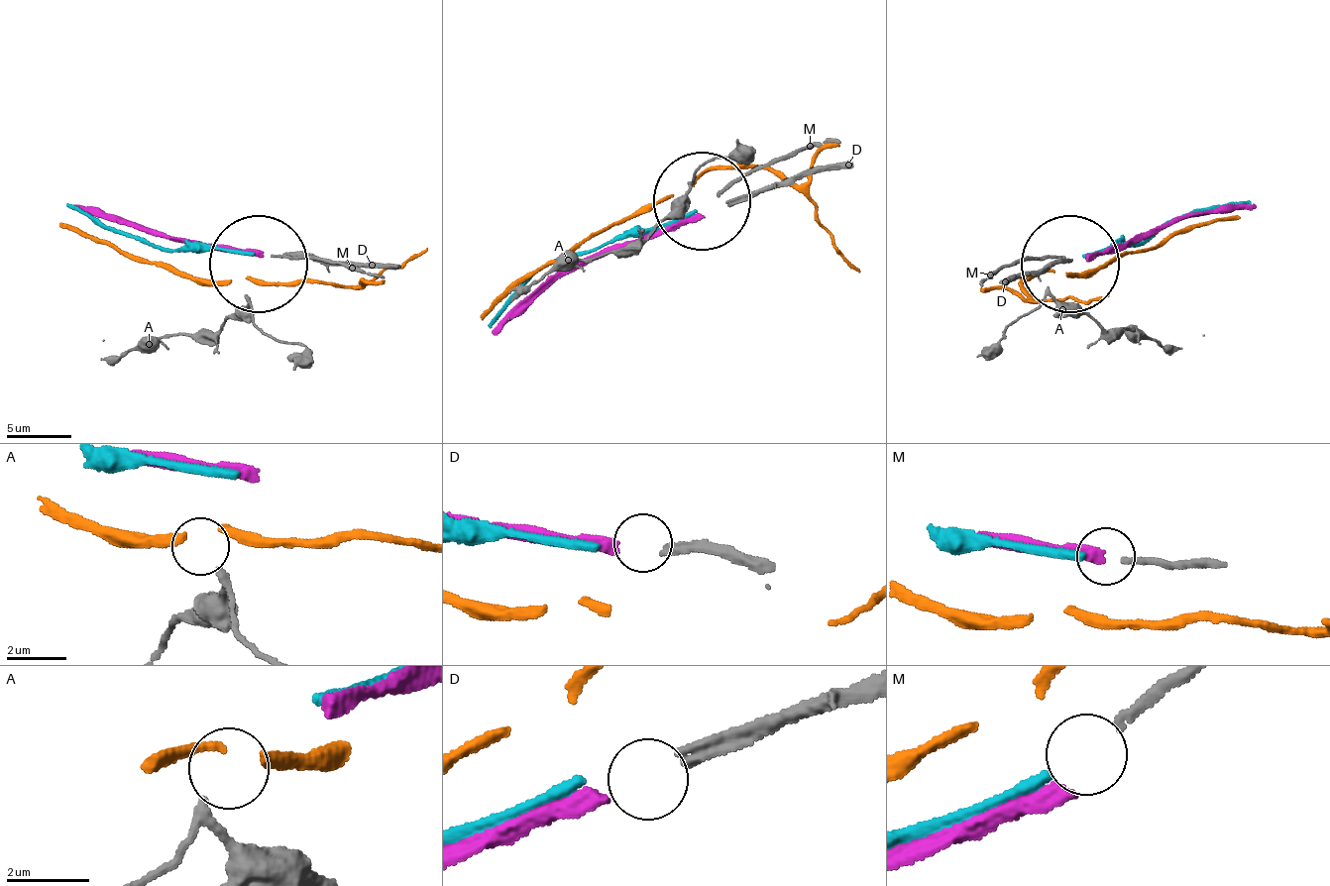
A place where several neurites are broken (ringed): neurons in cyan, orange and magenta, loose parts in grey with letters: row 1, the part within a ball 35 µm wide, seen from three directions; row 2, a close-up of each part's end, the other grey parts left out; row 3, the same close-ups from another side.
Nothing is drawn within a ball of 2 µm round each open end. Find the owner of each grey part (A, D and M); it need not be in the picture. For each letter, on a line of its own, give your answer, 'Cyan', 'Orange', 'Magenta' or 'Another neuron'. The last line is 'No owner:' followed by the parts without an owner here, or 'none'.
A: Orange
D: Magenta
M: Cyan
No owner: none

